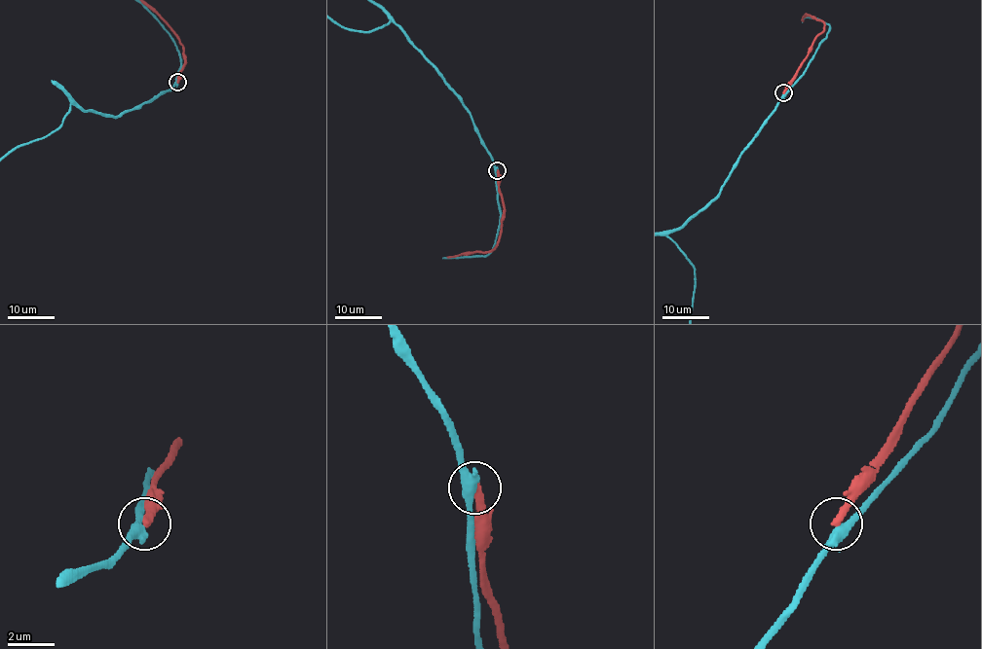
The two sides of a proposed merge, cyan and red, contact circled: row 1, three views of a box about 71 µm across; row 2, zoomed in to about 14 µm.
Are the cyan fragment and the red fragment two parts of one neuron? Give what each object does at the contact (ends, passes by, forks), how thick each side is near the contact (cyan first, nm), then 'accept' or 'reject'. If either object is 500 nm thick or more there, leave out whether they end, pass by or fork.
cyan passes by; red ends; calibres 400 and 320 nm; reject

